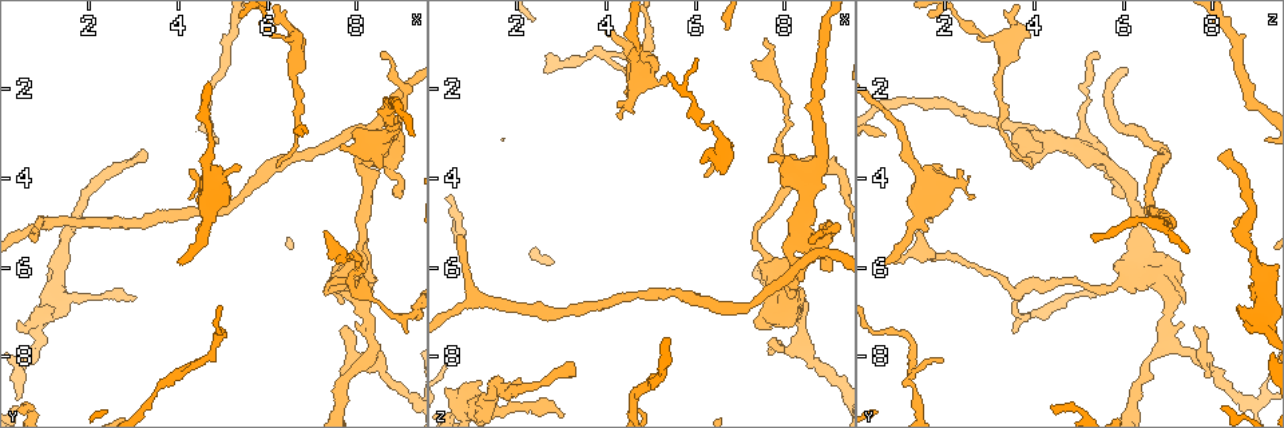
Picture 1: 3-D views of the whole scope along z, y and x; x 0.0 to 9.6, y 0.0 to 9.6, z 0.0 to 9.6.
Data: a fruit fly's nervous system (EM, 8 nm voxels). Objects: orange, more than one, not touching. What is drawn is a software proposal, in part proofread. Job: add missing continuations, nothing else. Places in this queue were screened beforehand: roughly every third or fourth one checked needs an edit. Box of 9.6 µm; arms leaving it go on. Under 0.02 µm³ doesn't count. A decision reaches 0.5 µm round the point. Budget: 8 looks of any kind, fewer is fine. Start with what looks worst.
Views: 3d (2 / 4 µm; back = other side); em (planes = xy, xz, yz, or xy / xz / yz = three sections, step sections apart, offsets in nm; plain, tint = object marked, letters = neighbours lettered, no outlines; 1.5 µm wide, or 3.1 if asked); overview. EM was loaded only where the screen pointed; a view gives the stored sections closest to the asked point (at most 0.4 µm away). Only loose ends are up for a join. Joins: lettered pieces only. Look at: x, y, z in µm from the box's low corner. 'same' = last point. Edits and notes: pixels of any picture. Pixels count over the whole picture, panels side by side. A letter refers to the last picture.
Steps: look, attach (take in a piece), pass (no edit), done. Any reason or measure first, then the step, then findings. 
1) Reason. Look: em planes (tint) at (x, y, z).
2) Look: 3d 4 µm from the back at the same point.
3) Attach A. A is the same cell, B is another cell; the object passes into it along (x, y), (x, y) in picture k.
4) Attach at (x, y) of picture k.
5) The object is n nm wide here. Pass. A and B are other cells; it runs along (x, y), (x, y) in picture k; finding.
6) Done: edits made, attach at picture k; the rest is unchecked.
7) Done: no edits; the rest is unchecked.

Free end. Look: em planes (letters) at (6.55, 0.60, 3.85).

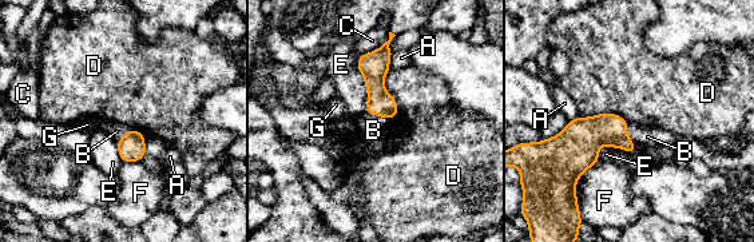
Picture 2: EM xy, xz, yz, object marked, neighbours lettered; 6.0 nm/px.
The object is 150 nm wide here. Attach B. B is the same cell, A, C, D, E, F and G are other cells; the object passes into it along (380, 102), (379, 115), (373, 130) in picture 2; the cell continues.

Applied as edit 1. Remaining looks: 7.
Redraw. Look: overview.

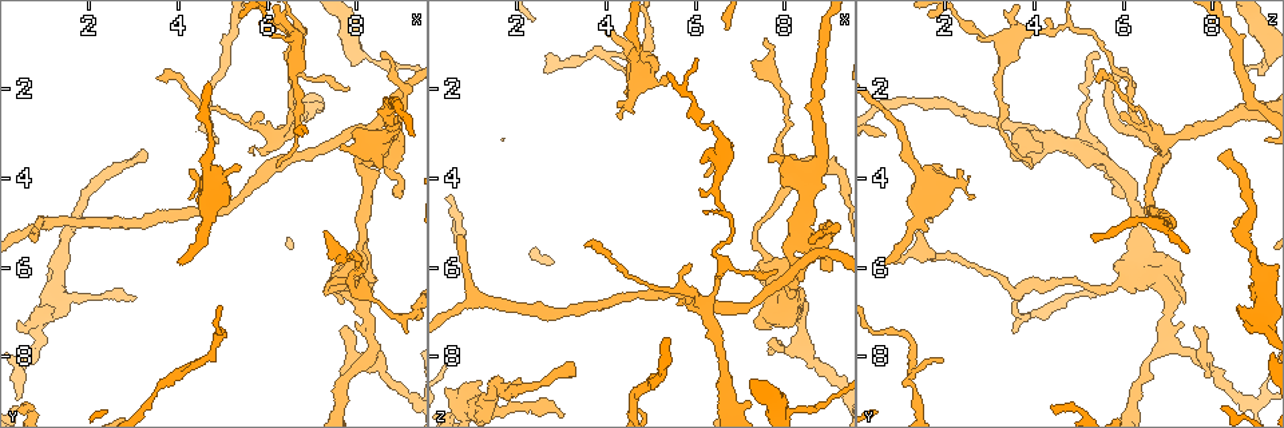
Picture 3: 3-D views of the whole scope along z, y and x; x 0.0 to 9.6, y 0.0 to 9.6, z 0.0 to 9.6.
Thin end. Look: 3d 2 µm at (4.05, 5.90, 0.65).

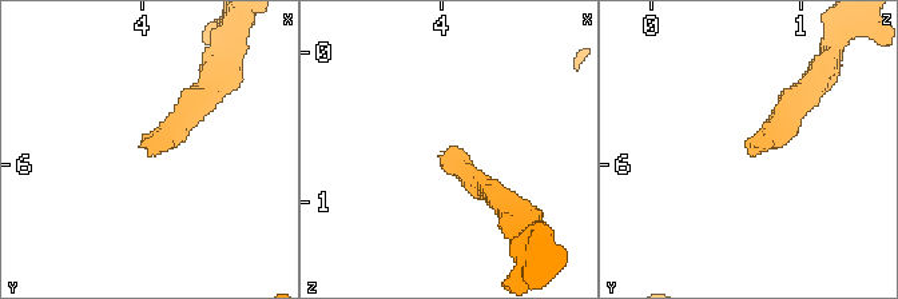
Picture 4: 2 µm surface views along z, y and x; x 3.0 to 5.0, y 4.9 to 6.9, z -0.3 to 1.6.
Now the EM. Look: em yz step 8 (plain) at (4.02, 5.88, 0.66).

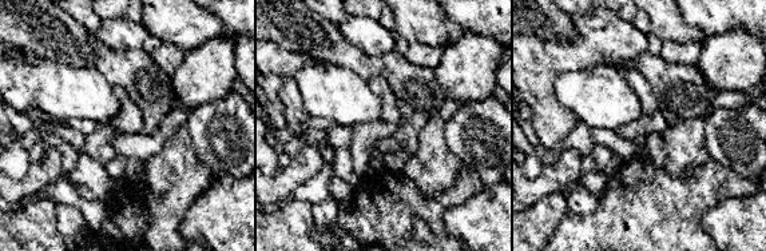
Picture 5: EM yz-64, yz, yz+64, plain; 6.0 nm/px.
Look: em yz step 8 (letters) at the same point.

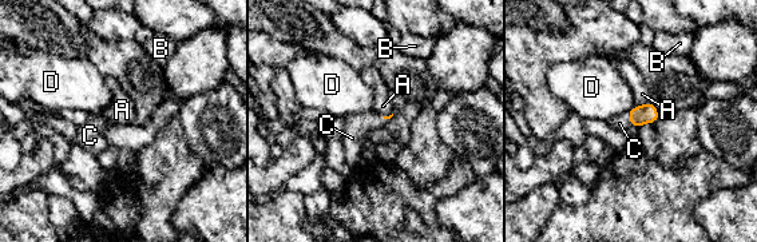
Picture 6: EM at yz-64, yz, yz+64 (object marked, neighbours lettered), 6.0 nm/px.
Attach C. C is the same cell, A, B and D are other cells; the object passes into it along (638, 115), (630, 120), (622, 122) in picture 6; the cell continues.

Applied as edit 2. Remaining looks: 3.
Look: overview.

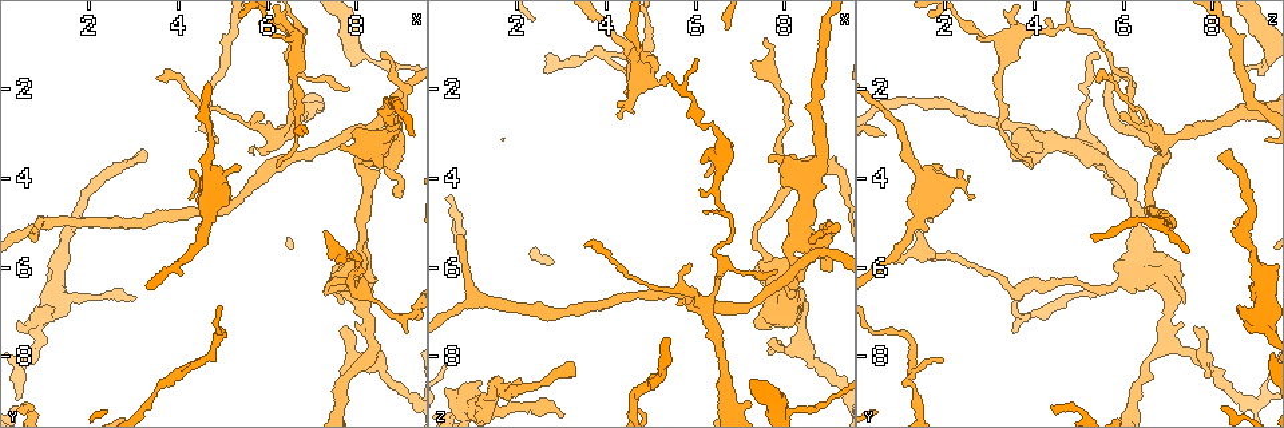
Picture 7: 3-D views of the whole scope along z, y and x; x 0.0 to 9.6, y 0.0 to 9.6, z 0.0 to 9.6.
Long arm stops here. Look: em yz step 8 (tint) at (8.70, 1.30, 5.45).

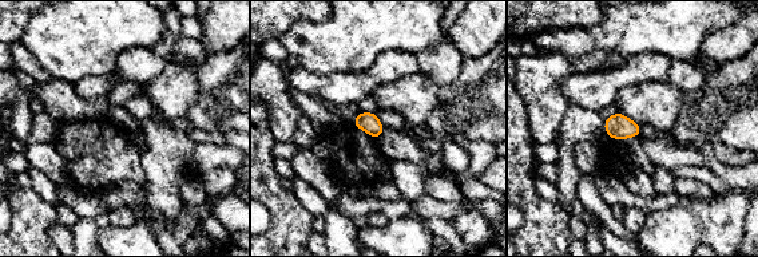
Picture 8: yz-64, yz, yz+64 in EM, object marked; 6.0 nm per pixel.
Look: em planes (letters) at the same point.

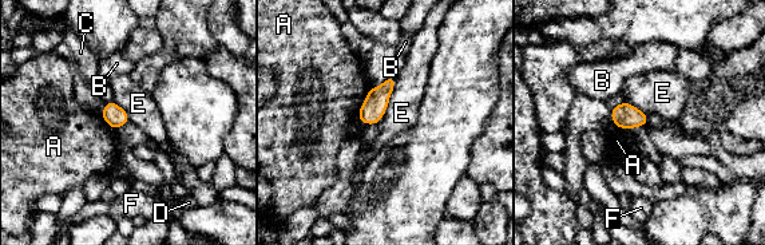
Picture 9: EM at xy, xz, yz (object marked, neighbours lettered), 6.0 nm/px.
Pass. A, B, C, D, E and F are other cells; a border runs along (396, 76), (387, 110), (376, 123) in picture 9; no lettered piece goes on from it.

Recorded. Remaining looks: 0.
Done: edits made, attach at picture 2, attach at picture 6; the rest is unchecked.

